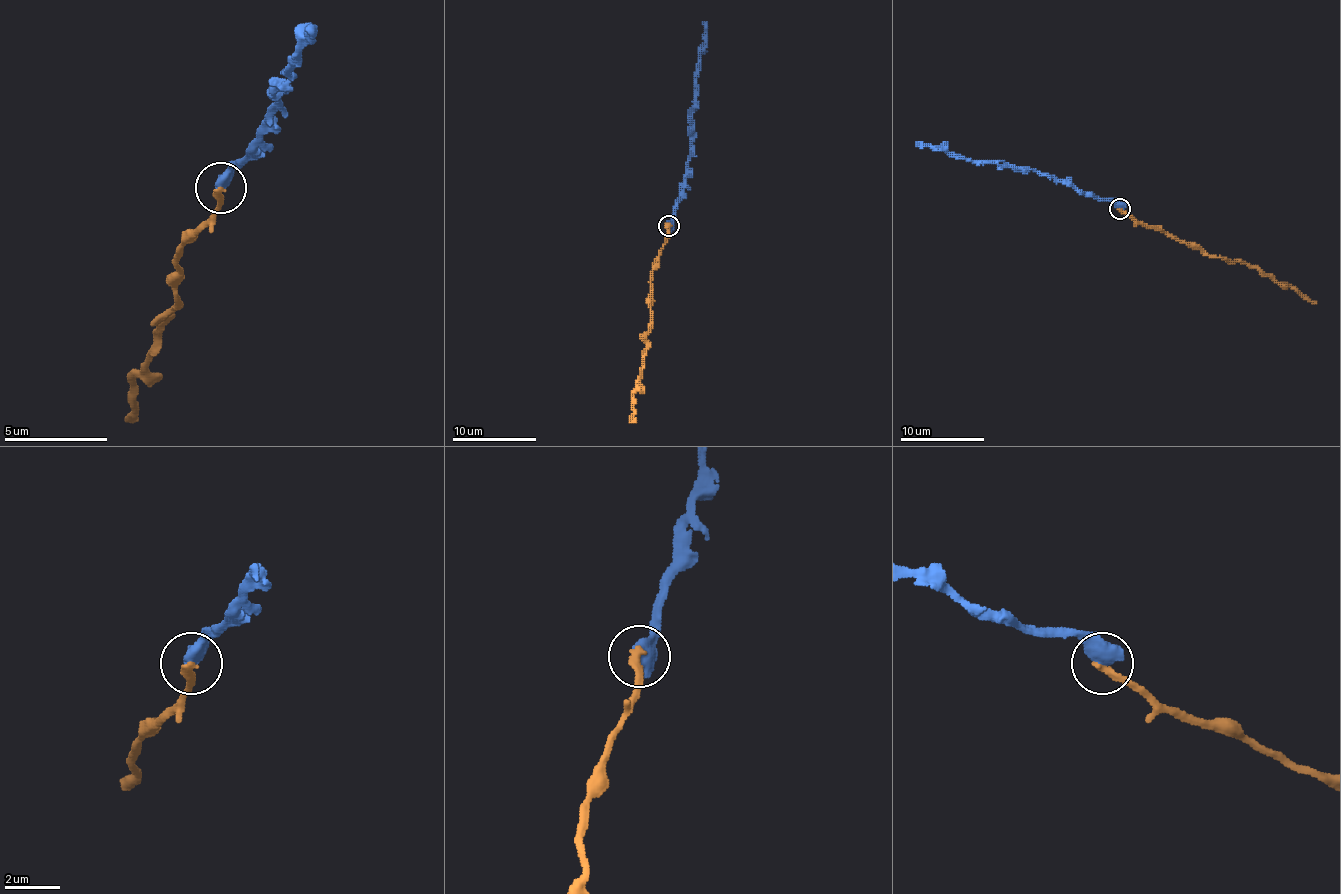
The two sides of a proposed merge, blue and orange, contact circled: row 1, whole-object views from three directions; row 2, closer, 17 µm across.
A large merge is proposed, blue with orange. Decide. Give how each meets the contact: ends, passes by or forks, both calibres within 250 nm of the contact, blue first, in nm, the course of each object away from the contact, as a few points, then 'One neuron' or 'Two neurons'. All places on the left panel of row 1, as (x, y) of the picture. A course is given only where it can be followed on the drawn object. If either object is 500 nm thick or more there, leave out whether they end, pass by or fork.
Thickness 700 nm (blue) against 300 nm. Course of blue: (222, 189), (268, 122), (294, 60), (310, 44), (310, 24). Course of orange: (222, 189), (222, 204), (175, 251), (175, 308), (160, 333), (155, 354), (134, 375), (134, 411), (124, 421). Two neurons

